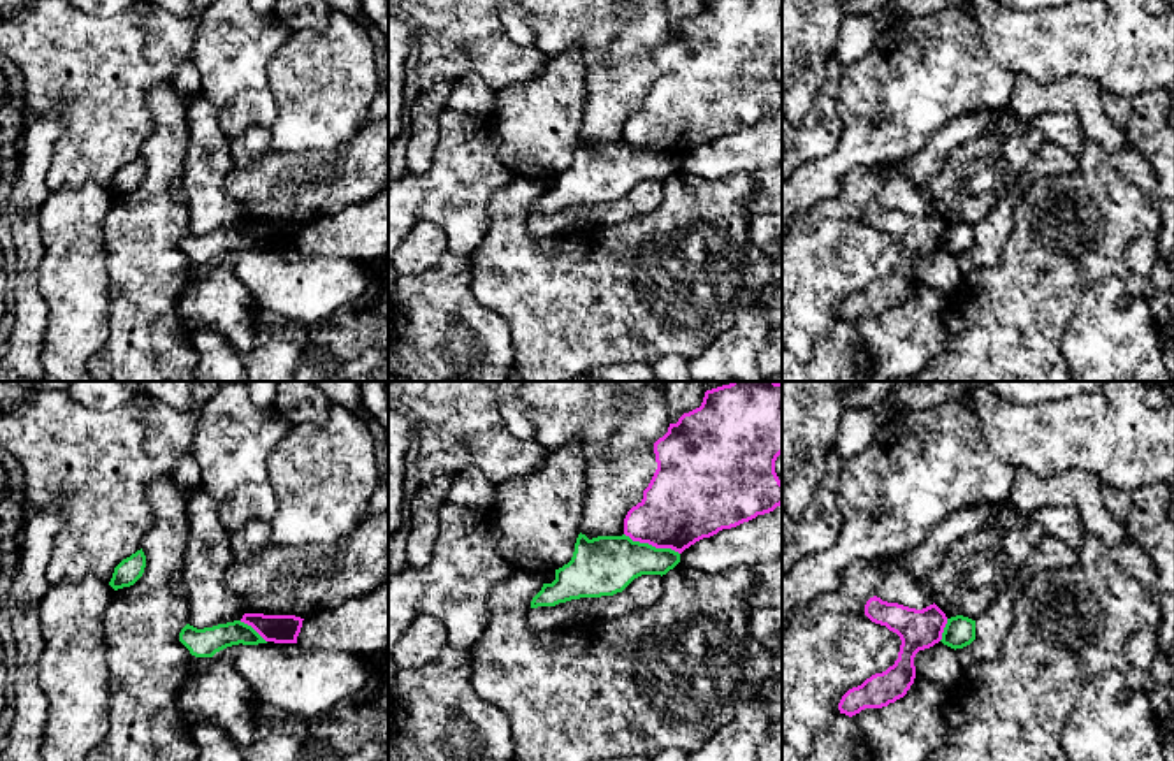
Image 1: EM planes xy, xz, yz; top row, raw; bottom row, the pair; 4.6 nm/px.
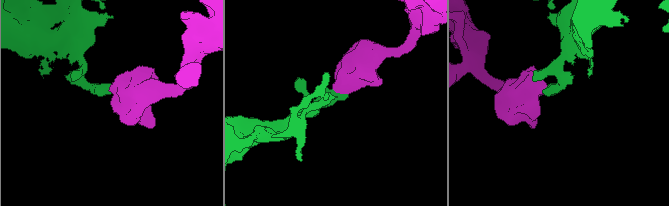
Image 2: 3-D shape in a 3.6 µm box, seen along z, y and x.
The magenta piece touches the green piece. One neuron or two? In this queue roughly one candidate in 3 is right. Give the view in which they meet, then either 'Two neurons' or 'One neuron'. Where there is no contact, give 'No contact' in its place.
Touches magenta in xz. Two neurons

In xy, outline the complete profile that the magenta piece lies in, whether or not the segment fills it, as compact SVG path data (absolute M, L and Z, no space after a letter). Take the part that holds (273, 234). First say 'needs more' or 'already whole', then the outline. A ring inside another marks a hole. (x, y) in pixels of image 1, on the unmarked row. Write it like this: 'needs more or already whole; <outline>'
already whole; M244 220L241 228L251 232L265 248L297 250L302 234L301 223L295 221L264 221Z

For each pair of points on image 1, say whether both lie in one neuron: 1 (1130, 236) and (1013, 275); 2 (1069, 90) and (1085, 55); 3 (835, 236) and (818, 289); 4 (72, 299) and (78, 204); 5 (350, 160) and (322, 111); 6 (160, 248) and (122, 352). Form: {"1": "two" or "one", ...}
{"1": "one", "2": "two", "3": "one", "4": "one", "5": "two", "6": "one"}

